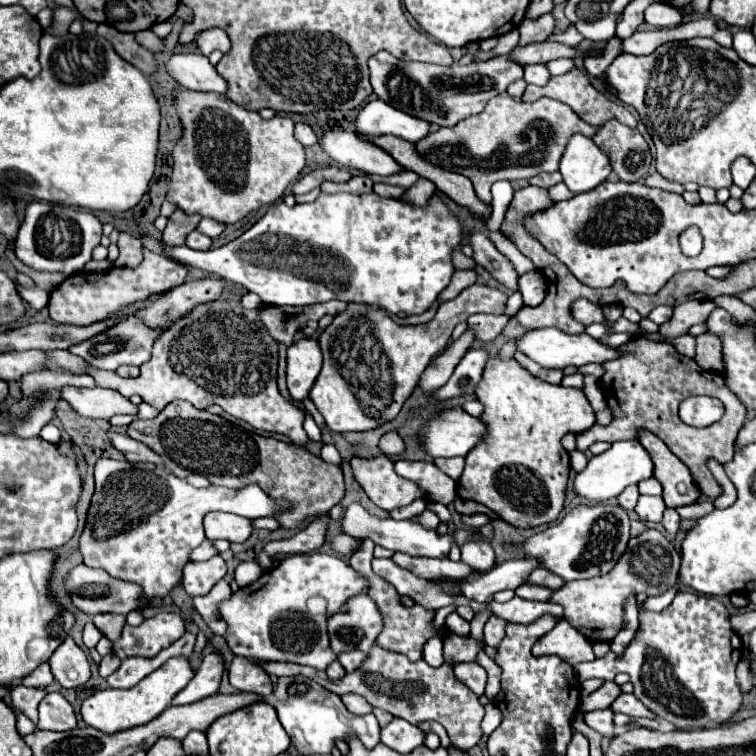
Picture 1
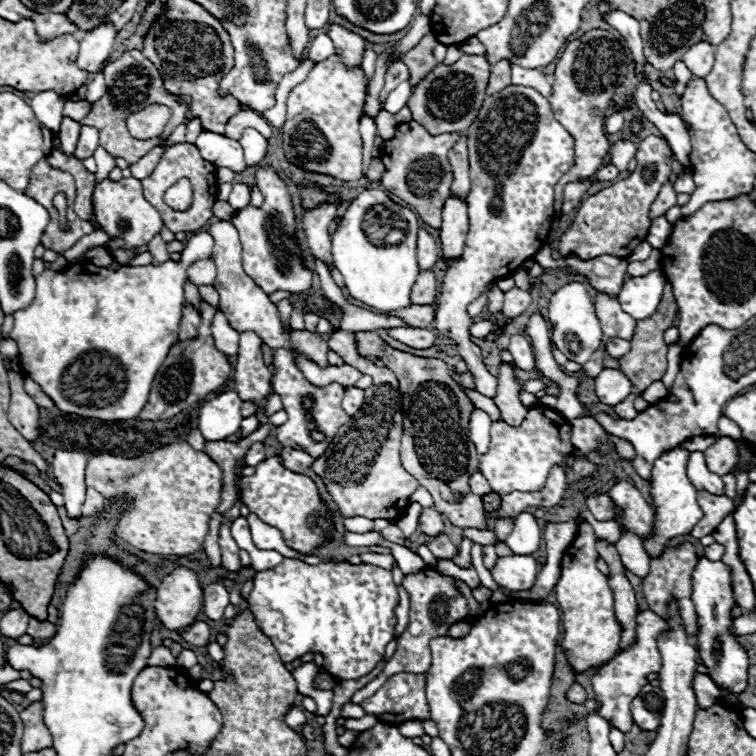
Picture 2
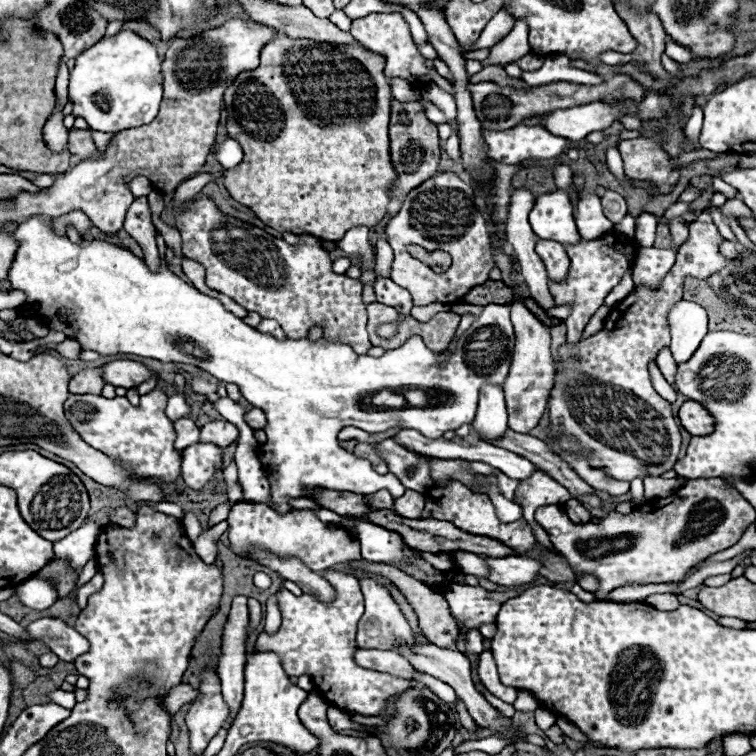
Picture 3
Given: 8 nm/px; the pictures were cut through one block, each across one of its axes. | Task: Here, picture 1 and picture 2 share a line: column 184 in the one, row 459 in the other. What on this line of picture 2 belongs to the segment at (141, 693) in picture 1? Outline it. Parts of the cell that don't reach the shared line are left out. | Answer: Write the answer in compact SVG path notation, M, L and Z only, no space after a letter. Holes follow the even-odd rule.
M672 450L668 454L662 454L652 468L652 478L650 478L650 496L652 496L652 506L654 506L654 526L652 534L644 538L644 550L648 552L650 558L658 558L666 544L670 544L672 538L676 536L686 536L692 532L694 524L702 518L702 510L696 502L698 490L690 484L686 476L686 460L688 460L688 450Z

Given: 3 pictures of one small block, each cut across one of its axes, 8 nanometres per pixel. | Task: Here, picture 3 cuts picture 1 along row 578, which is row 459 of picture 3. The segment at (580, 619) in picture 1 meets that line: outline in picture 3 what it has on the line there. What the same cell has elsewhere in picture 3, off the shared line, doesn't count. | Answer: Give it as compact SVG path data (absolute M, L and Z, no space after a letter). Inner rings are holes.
M704 210L704 212L698 216L698 220L690 224L690 238L680 246L678 256L676 256L676 262L674 262L674 268L670 268L670 272L662 278L662 282L658 284L656 290L646 288L646 286L636 286L636 288L634 288L624 300L620 300L616 306L612 306L608 318L604 320L604 328L602 328L598 334L594 334L594 336L590 336L590 338L586 338L586 340L582 340L582 342L578 342L578 344L564 344L564 346L560 346L560 350L558 350L560 360L558 360L558 364L556 364L554 388L550 390L550 396L548 396L550 426L548 426L548 430L546 430L546 440L550 440L550 442L556 440L556 442L560 444L562 450L574 450L574 442L570 440L570 438L574 438L574 440L580 444L580 448L582 448L580 454L586 456L586 458L590 460L590 466L592 466L592 468L602 468L602 470L606 472L606 476L612 476L612 478L616 478L616 480L634 480L636 476L638 476L638 478L646 478L646 476L662 476L664 472L672 470L674 460L678 460L678 450L680 450L680 444L682 444L682 436L680 436L680 430L678 430L678 426L676 426L676 422L674 422L674 416L672 416L672 408L670 408L670 404L668 404L664 398L660 398L660 396L656 394L654 386L652 386L648 364L656 360L656 356L658 356L658 352L660 352L662 348L668 348L668 346L670 346L670 328L668 328L666 314L668 314L668 310L672 308L672 304L676 304L676 302L682 298L682 286L684 286L684 280L686 280L688 276L692 276L692 278L700 278L700 280L706 280L706 278L712 276L714 272L722 272L722 270L726 268L728 260L720 254L720 244L722 244L722 242L724 242L724 238L722 238L722 234L718 232L718 228L714 226L710 212Z

